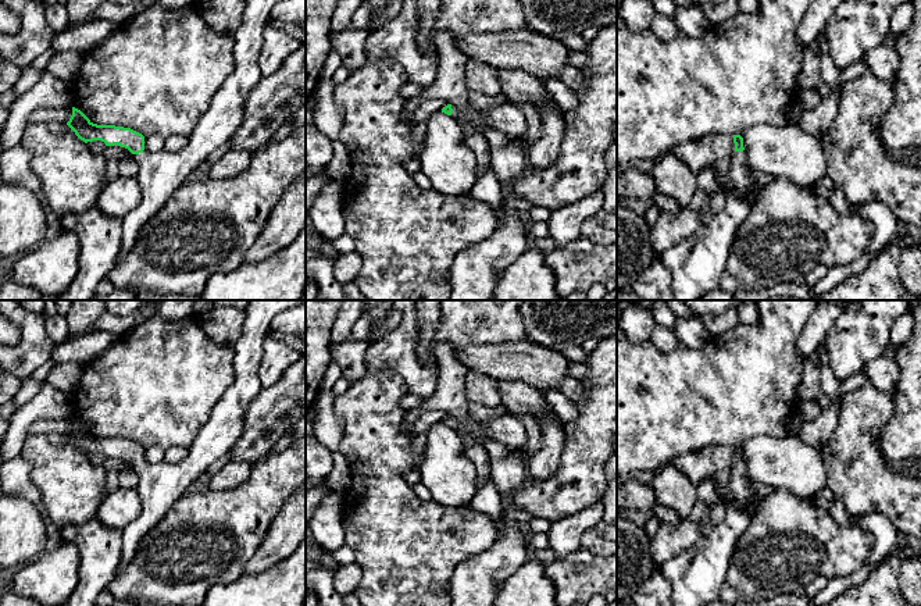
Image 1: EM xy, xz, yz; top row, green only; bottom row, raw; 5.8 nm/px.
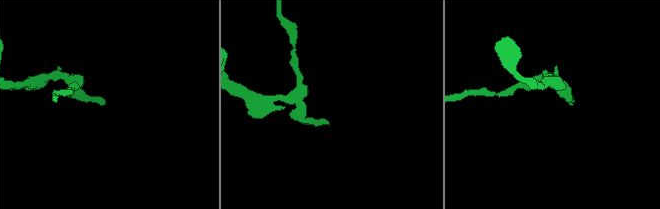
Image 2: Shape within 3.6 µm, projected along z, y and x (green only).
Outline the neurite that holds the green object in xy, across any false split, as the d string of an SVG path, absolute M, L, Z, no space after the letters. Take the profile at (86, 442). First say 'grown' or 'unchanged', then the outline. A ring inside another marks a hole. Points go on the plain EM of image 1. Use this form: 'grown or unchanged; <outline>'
grown; M249 300L242 335L233 345L235 382L213 407L208 421L179 463L146 463L142 445L131 439L93 435L81 421L72 418L67 436L81 452L101 452L106 457L125 459L139 477L136 491L142 511L122 530L122 555L117 571L131 563L142 538L163 520L171 506L204 477L217 459L233 448L242 435L246 411L263 389L258 367L272 318L301 303L306 300Z

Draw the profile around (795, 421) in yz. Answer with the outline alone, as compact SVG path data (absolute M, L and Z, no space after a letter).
M799 407L796 410L793 410L793 413L789 416L788 421L786 421L786 427L788 427L788 436L799 436L800 429L804 424L804 418L799 411Z

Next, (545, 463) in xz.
M535 417L540 425L540 449L529 456L528 475L546 481L556 475L564 449L564 425L557 418Z

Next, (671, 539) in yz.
M689 517L681 518L678 524L661 523L650 545L654 571L658 573L663 563L692 548L699 537L700 525Z

